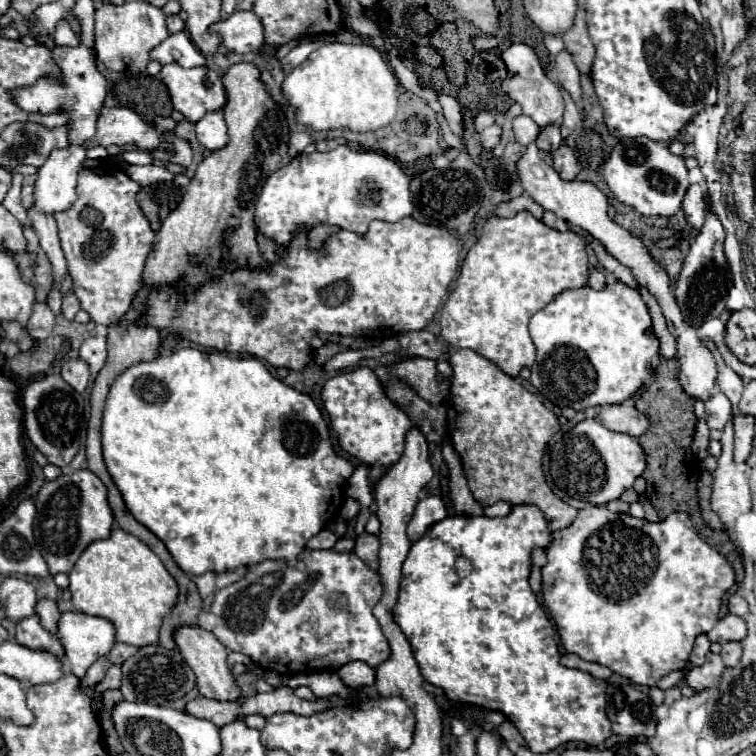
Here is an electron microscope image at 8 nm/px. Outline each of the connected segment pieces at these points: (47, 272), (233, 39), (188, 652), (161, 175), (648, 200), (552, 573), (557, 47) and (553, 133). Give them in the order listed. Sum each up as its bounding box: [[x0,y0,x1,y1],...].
[[15,225,53,301],[211,11,263,53],[175,627,241,701],[127,165,175,187],[603,137,689,217],[541,507,735,687],[545,35,563,55],[535,125,561,151]]

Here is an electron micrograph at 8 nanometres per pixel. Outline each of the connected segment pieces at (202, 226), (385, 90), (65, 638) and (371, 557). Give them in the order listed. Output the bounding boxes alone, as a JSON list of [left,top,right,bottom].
[[143,63,291,289],[281,43,399,133],[55,611,115,679],[355,533,379,569]]

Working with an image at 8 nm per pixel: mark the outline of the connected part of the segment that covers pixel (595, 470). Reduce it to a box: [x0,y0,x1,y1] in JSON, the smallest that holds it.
[549,419,645,505]

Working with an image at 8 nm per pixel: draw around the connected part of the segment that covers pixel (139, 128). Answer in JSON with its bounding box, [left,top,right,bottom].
[87,107,161,151]

